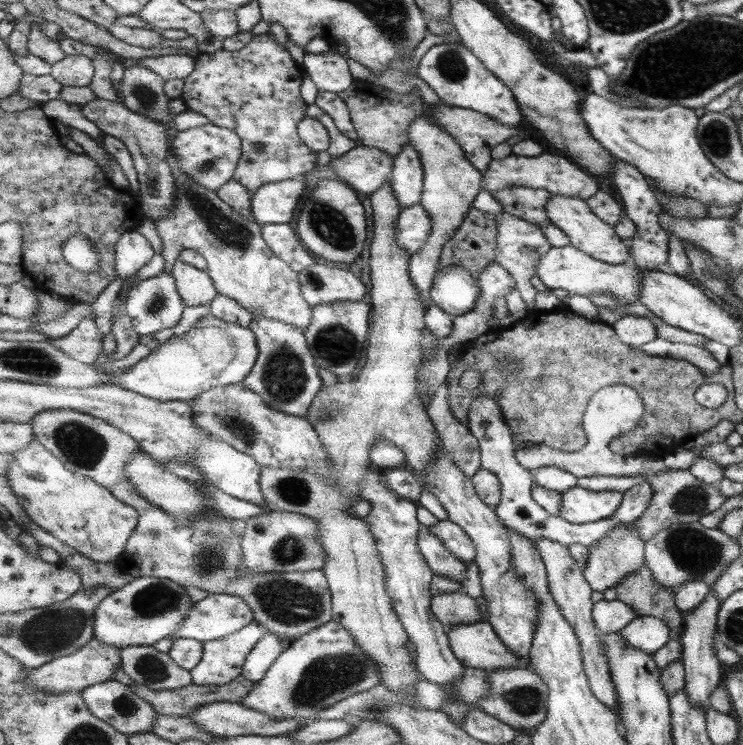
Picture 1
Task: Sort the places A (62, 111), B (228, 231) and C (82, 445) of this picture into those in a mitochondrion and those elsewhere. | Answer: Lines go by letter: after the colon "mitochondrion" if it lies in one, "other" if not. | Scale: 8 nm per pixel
A: other
B: mitochondrion
C: mitochondrion

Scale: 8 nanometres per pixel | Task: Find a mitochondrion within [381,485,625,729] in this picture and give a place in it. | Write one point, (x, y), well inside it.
(522, 700)

